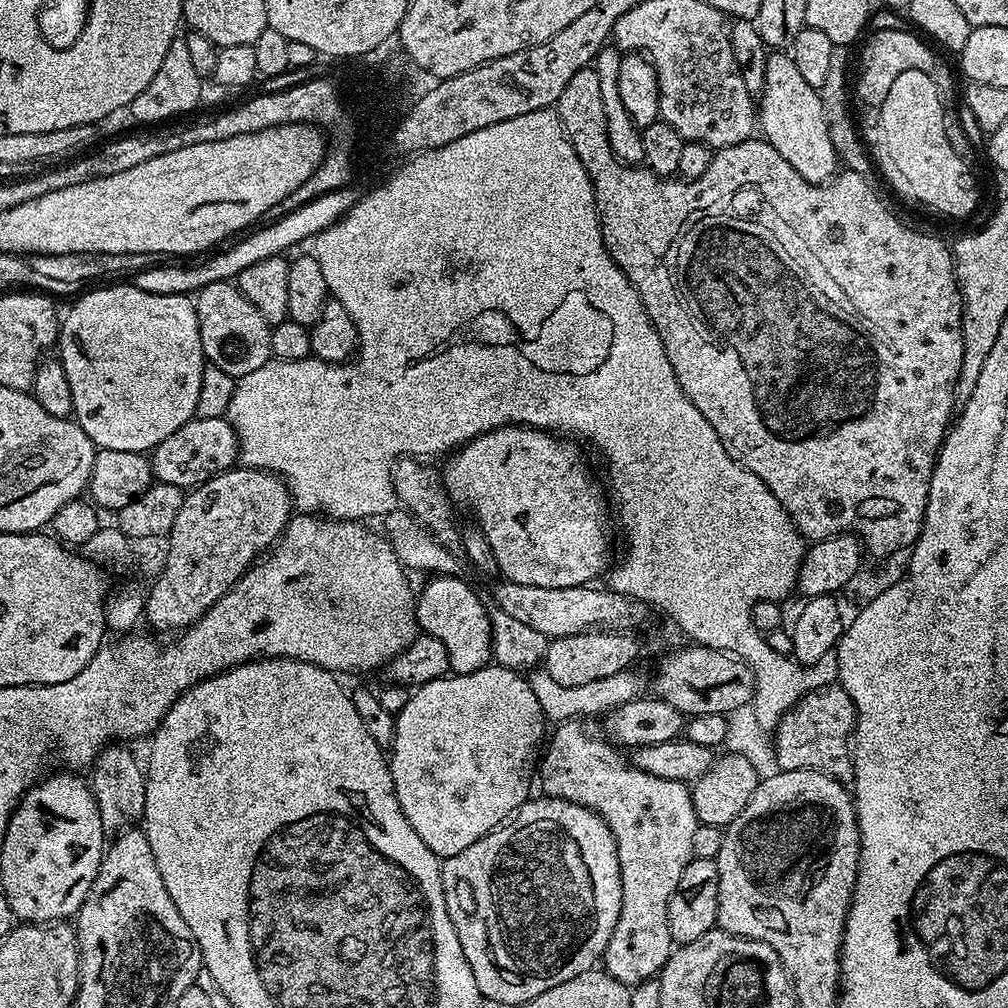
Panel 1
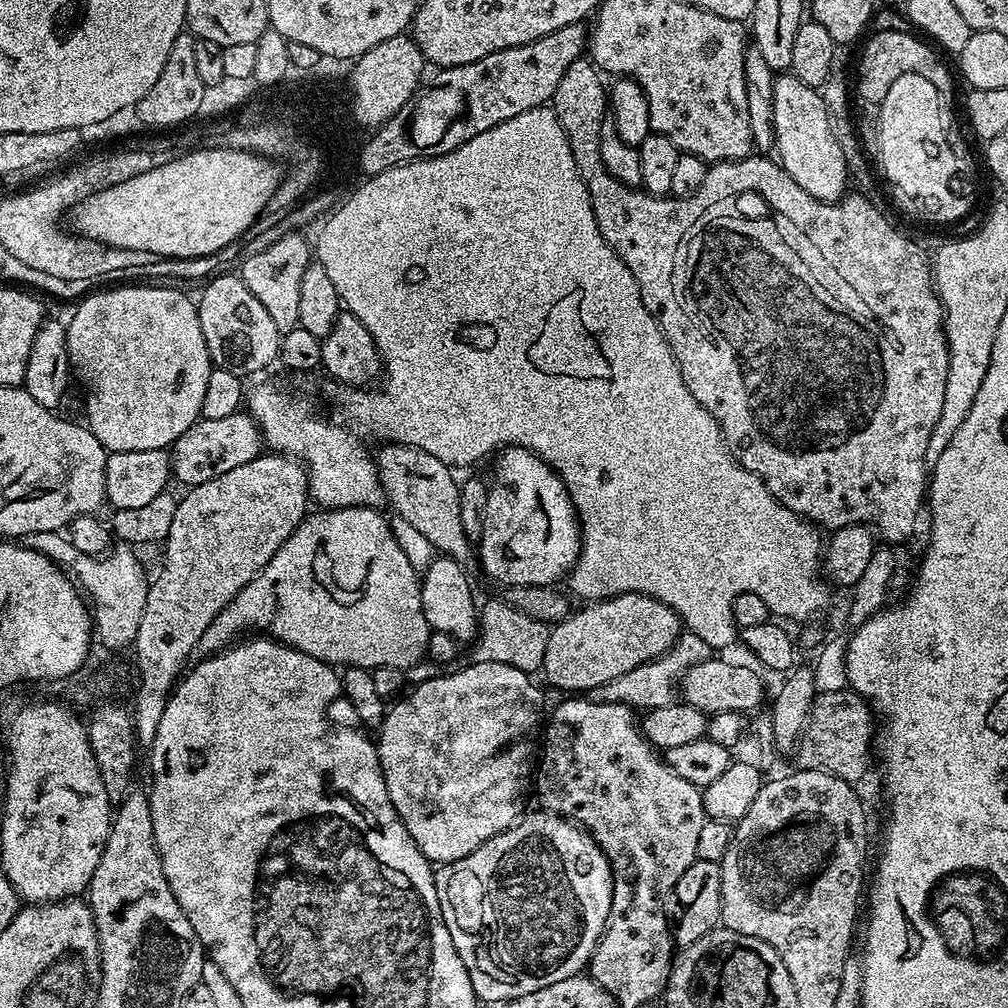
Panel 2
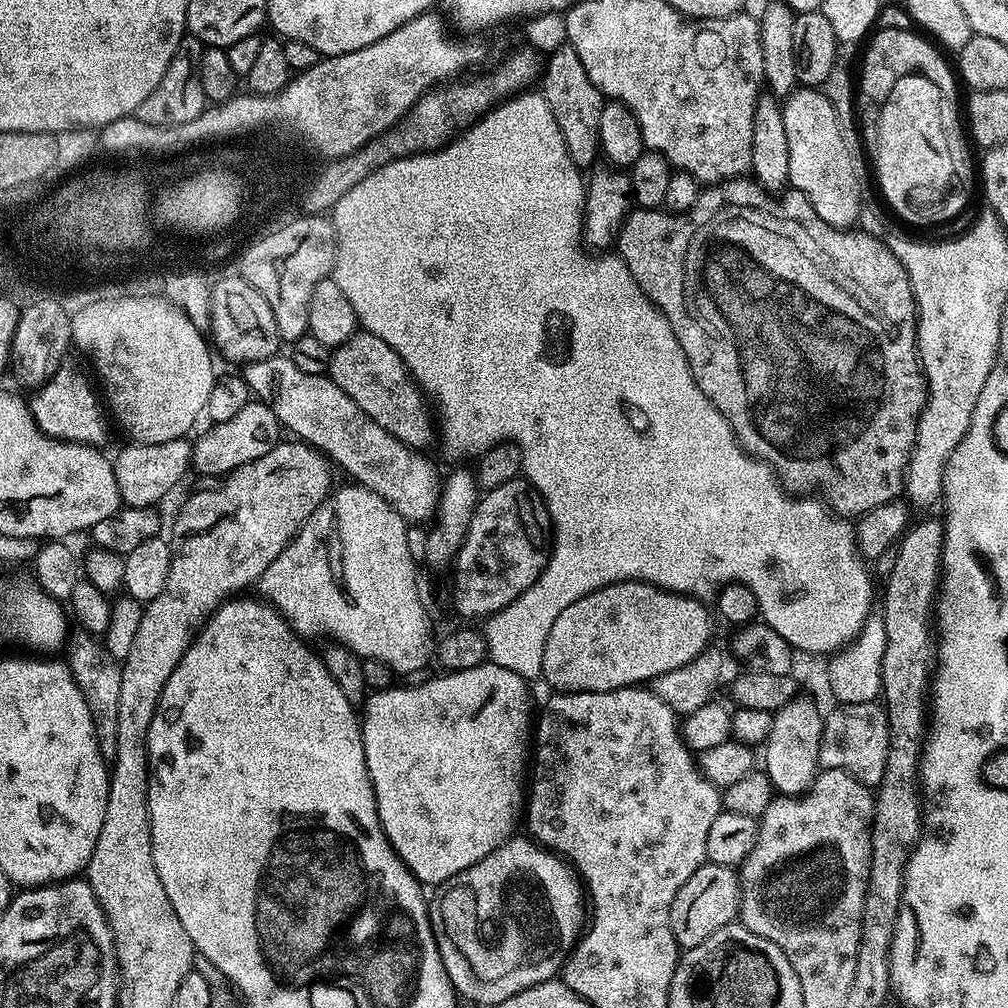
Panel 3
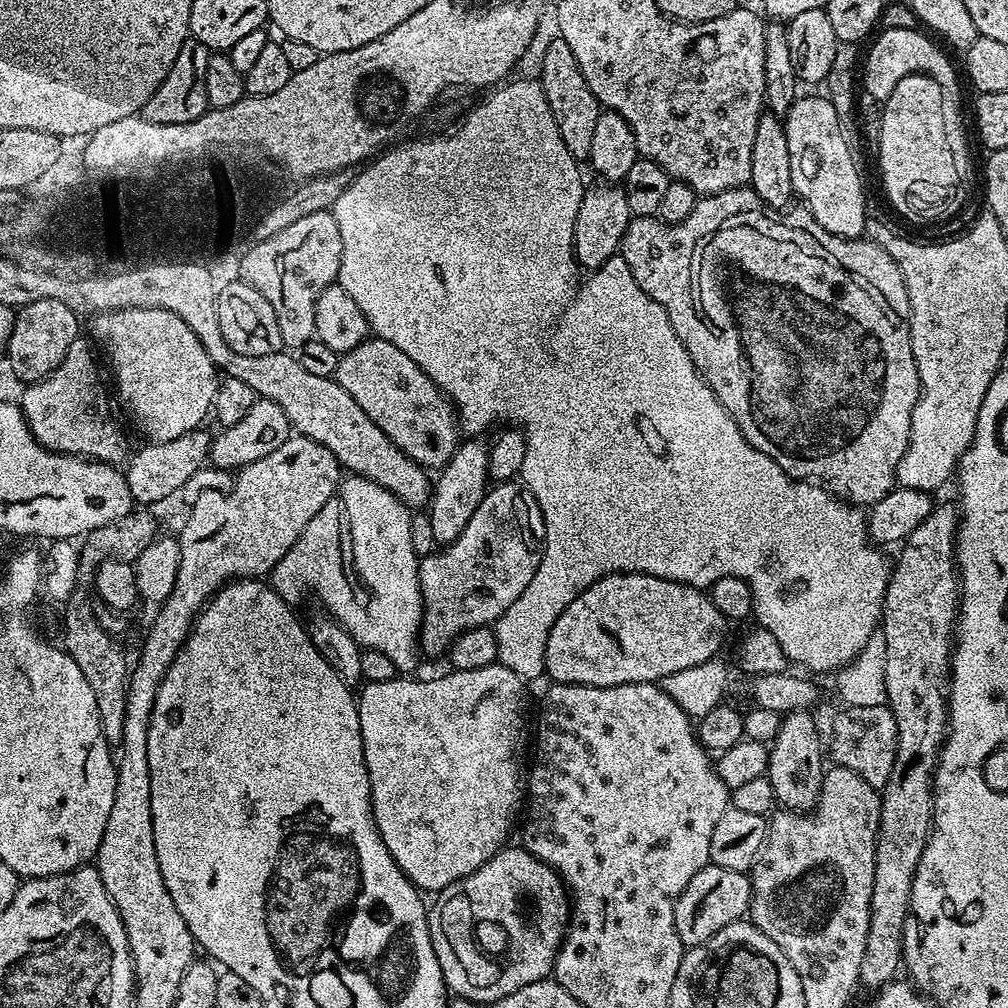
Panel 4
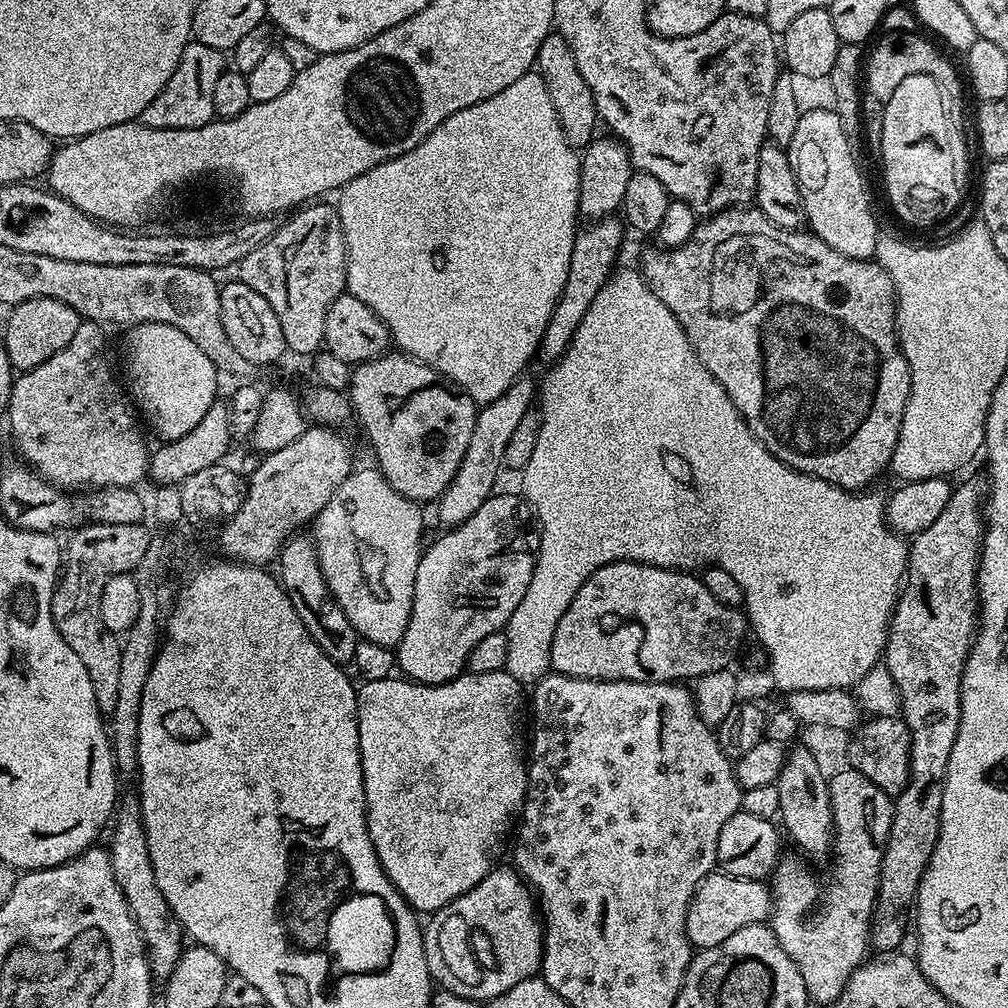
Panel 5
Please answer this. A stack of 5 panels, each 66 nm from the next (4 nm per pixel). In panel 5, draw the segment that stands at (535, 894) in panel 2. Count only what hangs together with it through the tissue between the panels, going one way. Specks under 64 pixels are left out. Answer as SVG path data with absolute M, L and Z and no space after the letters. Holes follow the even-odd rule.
M493 867L478 886L431 913L432 921L423 929L424 953L433 981L443 991L477 1002L490 1001L510 990L510 986L533 979L541 971L544 959L544 925L538 915L537 897L519 872L500 867Z

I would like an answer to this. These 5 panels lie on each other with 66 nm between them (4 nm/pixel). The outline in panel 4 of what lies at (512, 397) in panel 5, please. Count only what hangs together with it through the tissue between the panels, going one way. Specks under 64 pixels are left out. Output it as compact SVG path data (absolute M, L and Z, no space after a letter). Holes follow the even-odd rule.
M468 438L458 444L450 463L441 469L441 476L435 481L429 507L430 532L440 548L446 548L459 539L489 491L490 448L482 441L480 438Z

